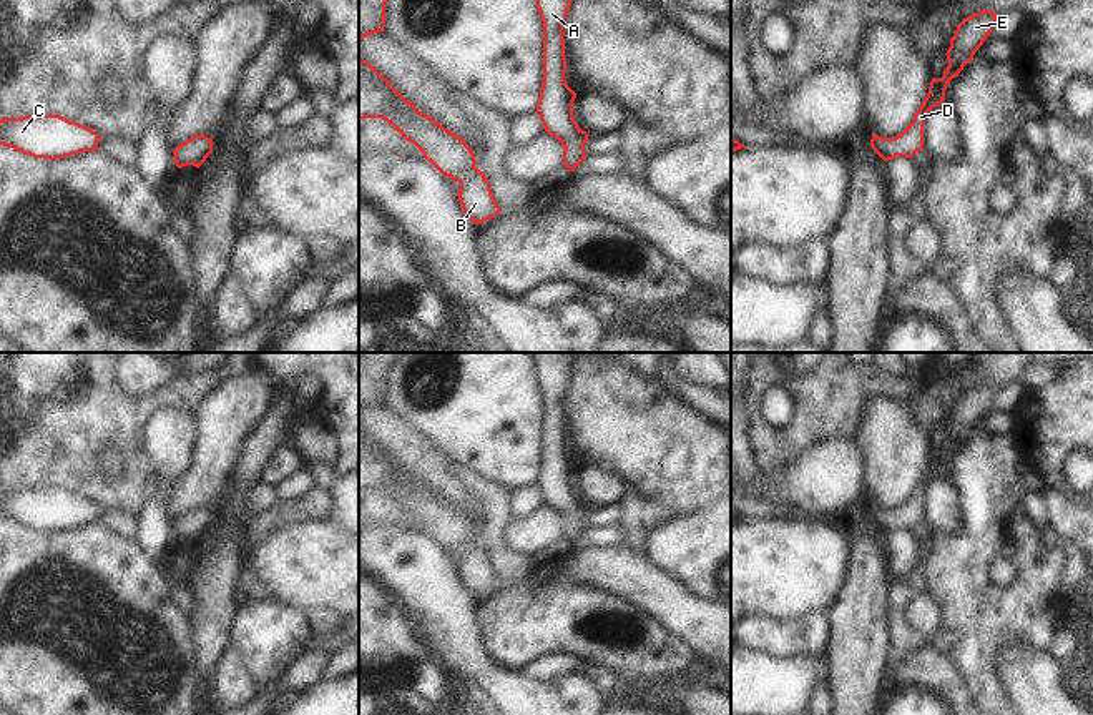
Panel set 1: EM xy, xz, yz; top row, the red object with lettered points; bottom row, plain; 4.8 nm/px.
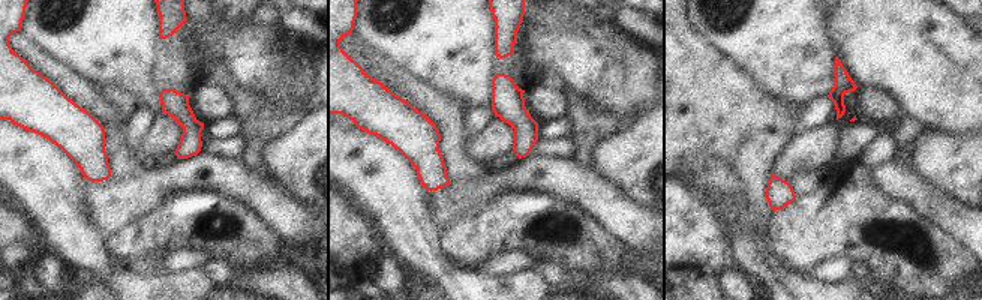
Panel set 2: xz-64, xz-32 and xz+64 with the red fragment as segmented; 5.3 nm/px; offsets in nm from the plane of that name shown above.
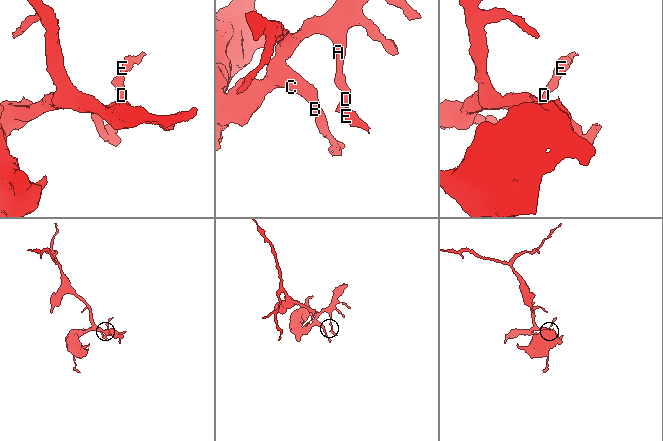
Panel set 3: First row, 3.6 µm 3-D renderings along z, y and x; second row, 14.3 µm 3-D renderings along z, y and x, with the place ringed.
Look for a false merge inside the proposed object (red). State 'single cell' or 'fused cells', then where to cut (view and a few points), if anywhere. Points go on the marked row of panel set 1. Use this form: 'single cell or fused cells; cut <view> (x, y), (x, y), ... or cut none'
single cell; cut none

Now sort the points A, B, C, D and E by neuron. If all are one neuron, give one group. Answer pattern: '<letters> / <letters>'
A B C D E

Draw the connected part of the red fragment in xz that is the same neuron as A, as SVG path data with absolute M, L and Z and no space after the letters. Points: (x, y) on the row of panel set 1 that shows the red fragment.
M537 0L543 22L543 83L537 113L545 131L563 145L563 166L573 171L585 158L588 133L573 118L576 93L566 85L563 23L571 0Z

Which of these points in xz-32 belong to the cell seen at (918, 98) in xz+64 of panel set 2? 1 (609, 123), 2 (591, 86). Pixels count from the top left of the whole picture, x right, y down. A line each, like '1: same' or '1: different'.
1: different
2: same

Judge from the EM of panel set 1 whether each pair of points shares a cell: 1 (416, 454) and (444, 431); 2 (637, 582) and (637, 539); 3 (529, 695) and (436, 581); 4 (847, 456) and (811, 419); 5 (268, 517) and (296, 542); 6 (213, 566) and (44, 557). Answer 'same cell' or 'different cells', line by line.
1: different cells
2: different cells
3: same cell
4: different cells
5: different cells
6: different cells

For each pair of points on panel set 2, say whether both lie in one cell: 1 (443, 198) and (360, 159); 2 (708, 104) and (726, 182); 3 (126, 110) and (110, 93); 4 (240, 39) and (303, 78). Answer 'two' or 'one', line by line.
1: two
2: two
3: one
4: one

